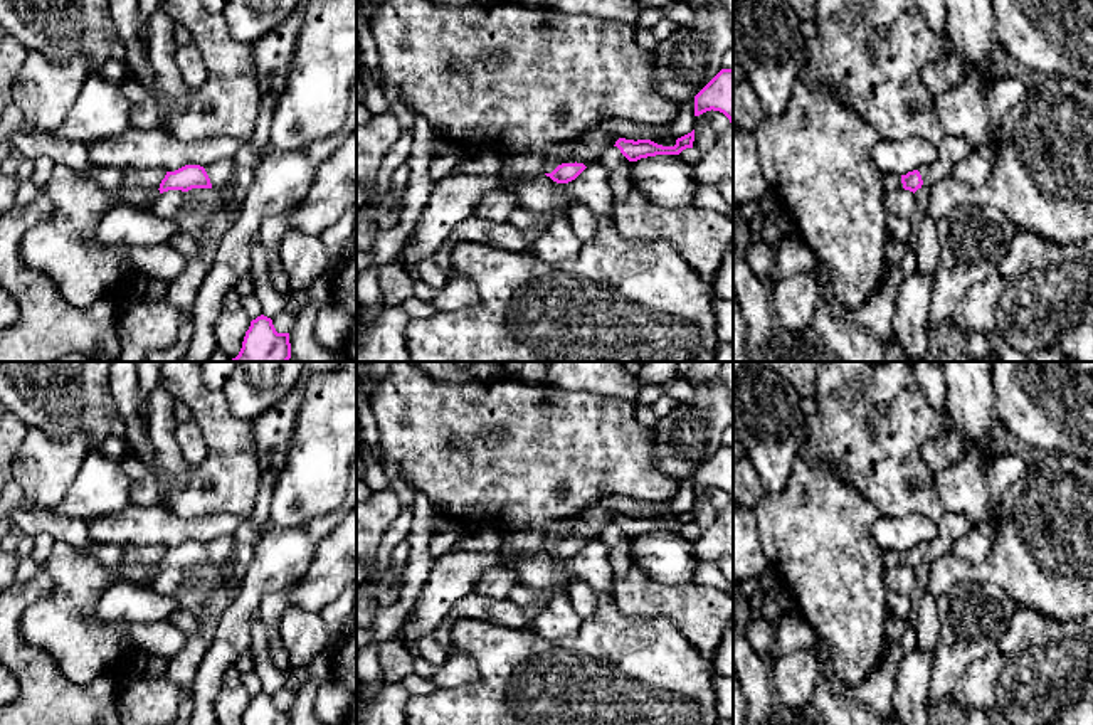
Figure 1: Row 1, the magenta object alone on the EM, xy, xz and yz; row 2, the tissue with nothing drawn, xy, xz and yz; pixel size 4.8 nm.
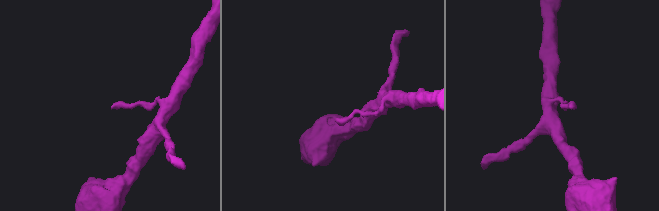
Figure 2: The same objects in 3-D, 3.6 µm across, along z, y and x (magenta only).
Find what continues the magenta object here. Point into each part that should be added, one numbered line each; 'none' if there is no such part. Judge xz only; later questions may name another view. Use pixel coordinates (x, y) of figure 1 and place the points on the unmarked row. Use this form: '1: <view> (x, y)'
none

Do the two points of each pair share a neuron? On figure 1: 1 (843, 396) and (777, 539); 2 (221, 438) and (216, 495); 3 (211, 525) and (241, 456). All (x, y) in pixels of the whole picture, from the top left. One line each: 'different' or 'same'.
1: different
2: same
3: different

